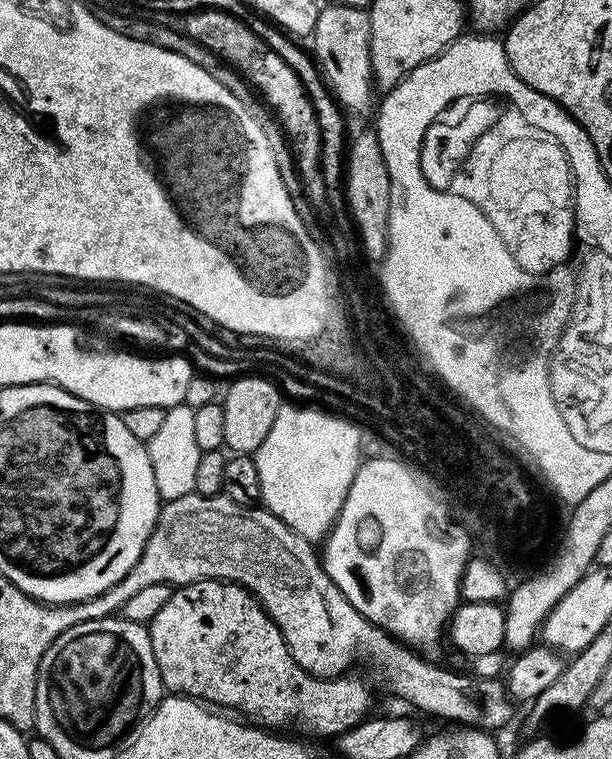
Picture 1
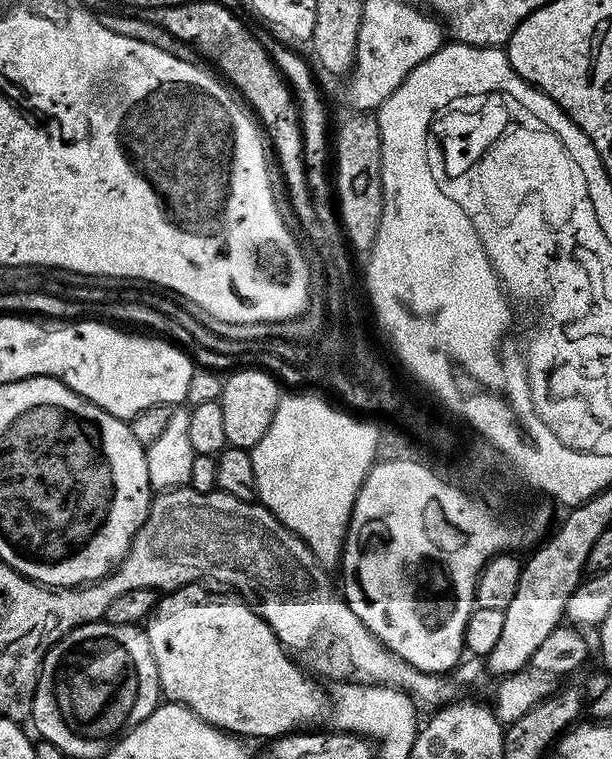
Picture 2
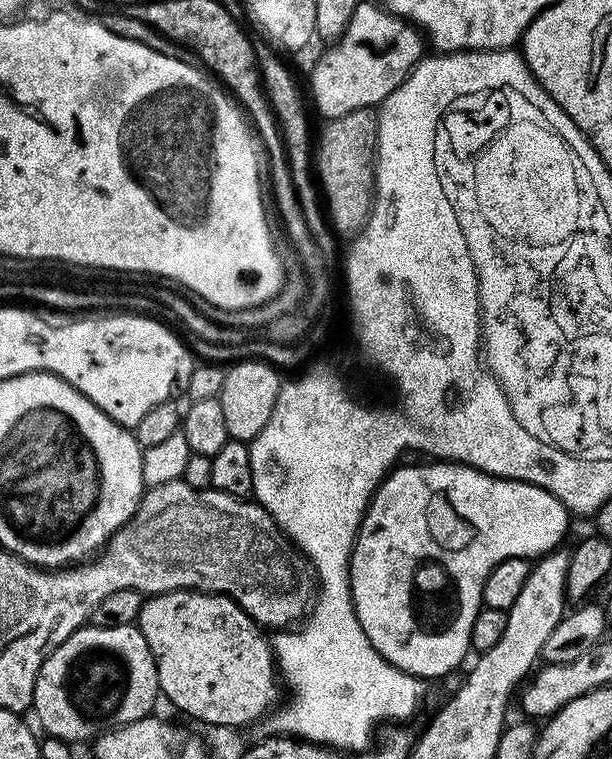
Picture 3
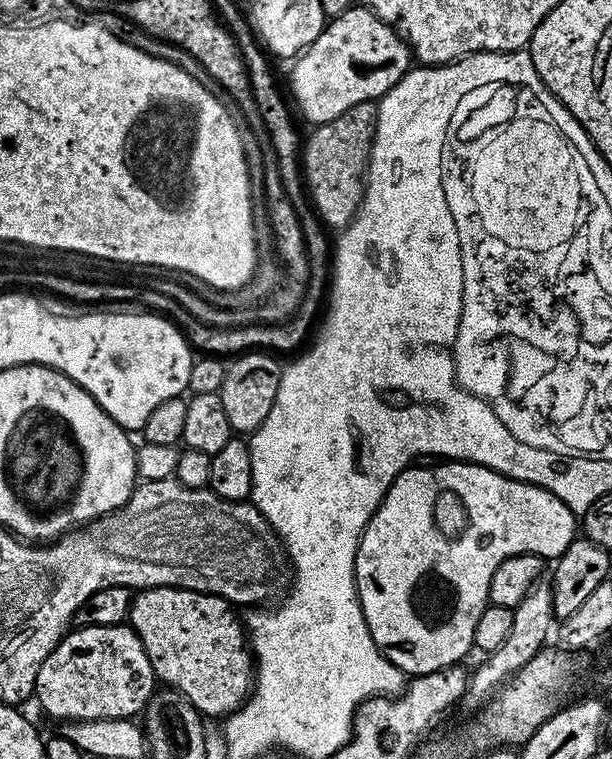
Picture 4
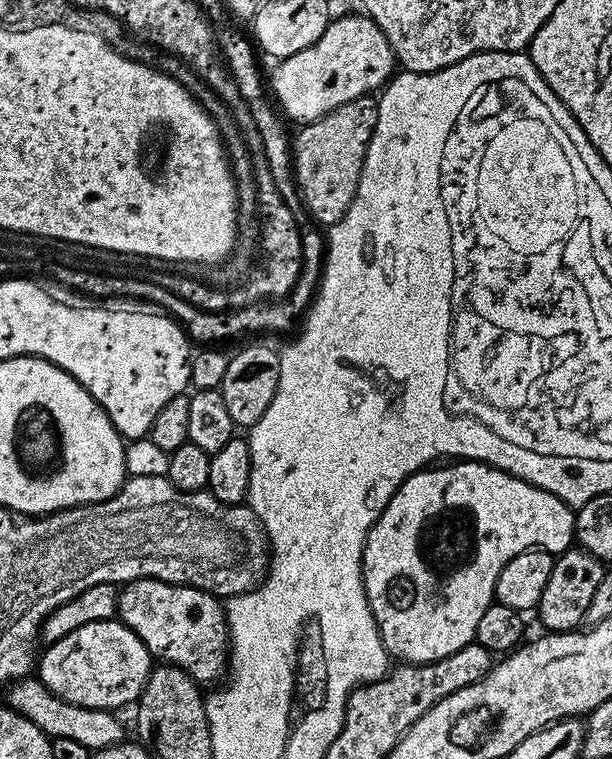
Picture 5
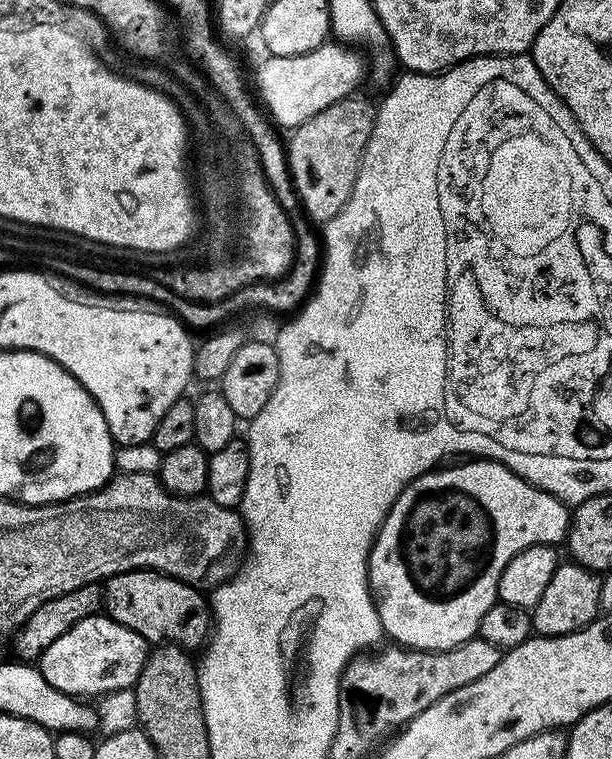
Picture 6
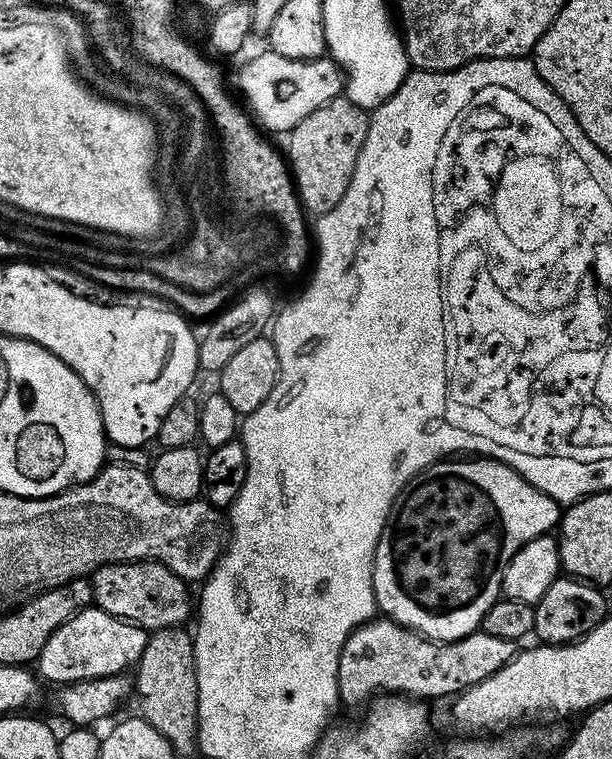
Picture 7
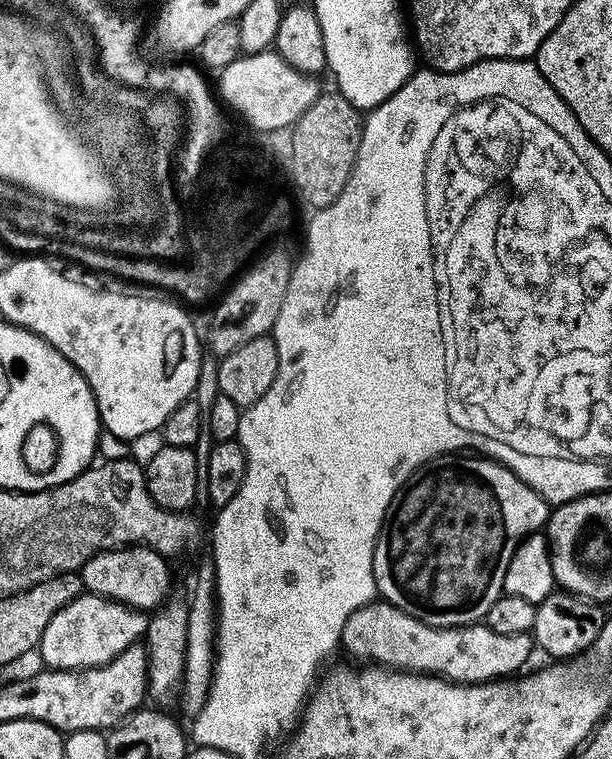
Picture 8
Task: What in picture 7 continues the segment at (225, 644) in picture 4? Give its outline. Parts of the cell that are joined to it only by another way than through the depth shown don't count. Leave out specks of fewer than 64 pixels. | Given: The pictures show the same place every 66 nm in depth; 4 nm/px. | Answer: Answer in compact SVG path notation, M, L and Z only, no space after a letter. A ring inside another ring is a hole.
M129 562L107 564L93 572L92 599L95 607L106 610L106 614L129 620L145 630L174 628L183 625L188 615L193 615L194 600L188 597L189 585L175 576L166 566L155 562Z

